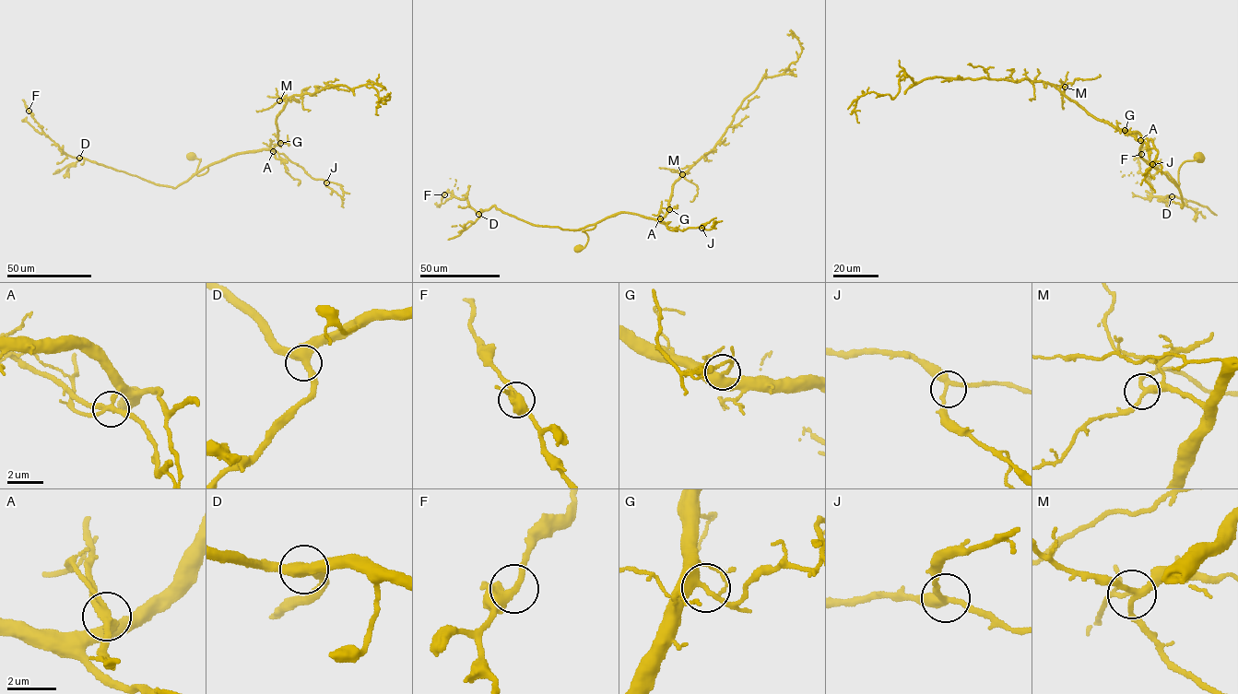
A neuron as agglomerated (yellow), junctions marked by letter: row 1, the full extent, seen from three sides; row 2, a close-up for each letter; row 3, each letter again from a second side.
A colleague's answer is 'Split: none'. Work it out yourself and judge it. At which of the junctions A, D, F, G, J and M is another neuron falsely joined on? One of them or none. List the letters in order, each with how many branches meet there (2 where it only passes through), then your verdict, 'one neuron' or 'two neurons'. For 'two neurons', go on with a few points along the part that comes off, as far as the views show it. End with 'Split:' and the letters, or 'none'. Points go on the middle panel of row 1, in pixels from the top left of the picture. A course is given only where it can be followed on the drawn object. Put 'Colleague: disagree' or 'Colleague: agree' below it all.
A: 3 | two neurons
D: 3 | one neuron
F: 3 | one neuron
G: 3 | one neuron
J: 3 | one neuron
M: 3 | one neuron
Split: A
Colleague: disagree

